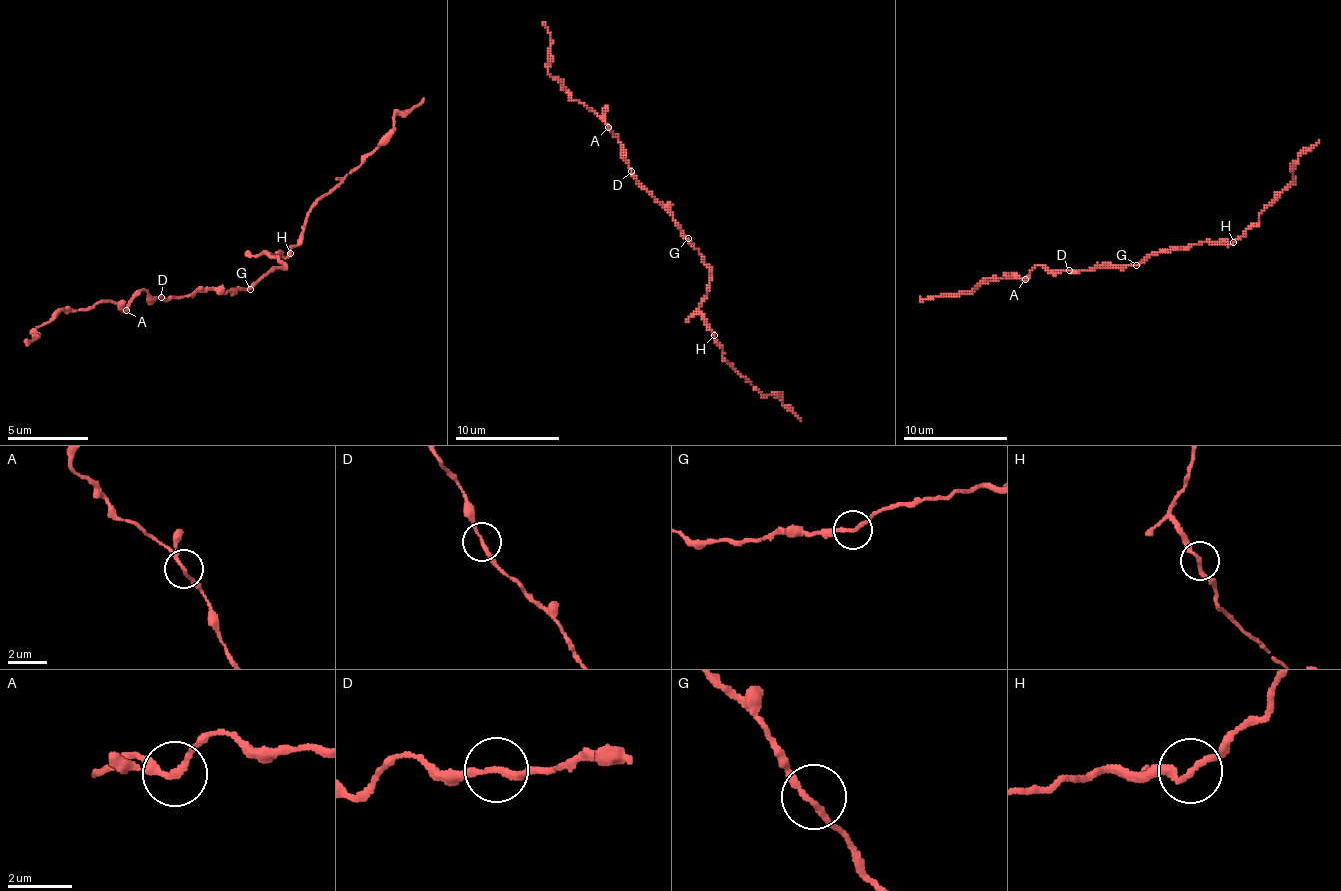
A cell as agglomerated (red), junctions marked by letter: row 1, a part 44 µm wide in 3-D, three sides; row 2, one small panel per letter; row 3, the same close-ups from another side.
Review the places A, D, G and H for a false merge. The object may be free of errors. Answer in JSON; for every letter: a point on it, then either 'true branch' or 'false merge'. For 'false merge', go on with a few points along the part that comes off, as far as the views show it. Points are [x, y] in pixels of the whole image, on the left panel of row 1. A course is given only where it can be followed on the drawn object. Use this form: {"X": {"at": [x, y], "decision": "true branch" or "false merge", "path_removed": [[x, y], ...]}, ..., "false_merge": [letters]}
{"A": {"at": [126, 310], "decision": "true branch"}, "D": {"at": [161, 297], "decision": "true branch"}, "G": {"at": [250, 289], "decision": "true branch"}, "H": {"at": [290, 253], "decision": "true branch"}, "false_merge": []}

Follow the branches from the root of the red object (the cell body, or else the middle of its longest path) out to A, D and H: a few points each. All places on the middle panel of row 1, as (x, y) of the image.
A: (686, 238), (673, 215), (634, 176), (623, 145), (608, 126)
D: (686, 238), (673, 215), (631, 171)
H: (686, 238), (699, 251), (701, 262), (709, 270), (709, 291), (704, 296), (699, 314), (714, 335)

